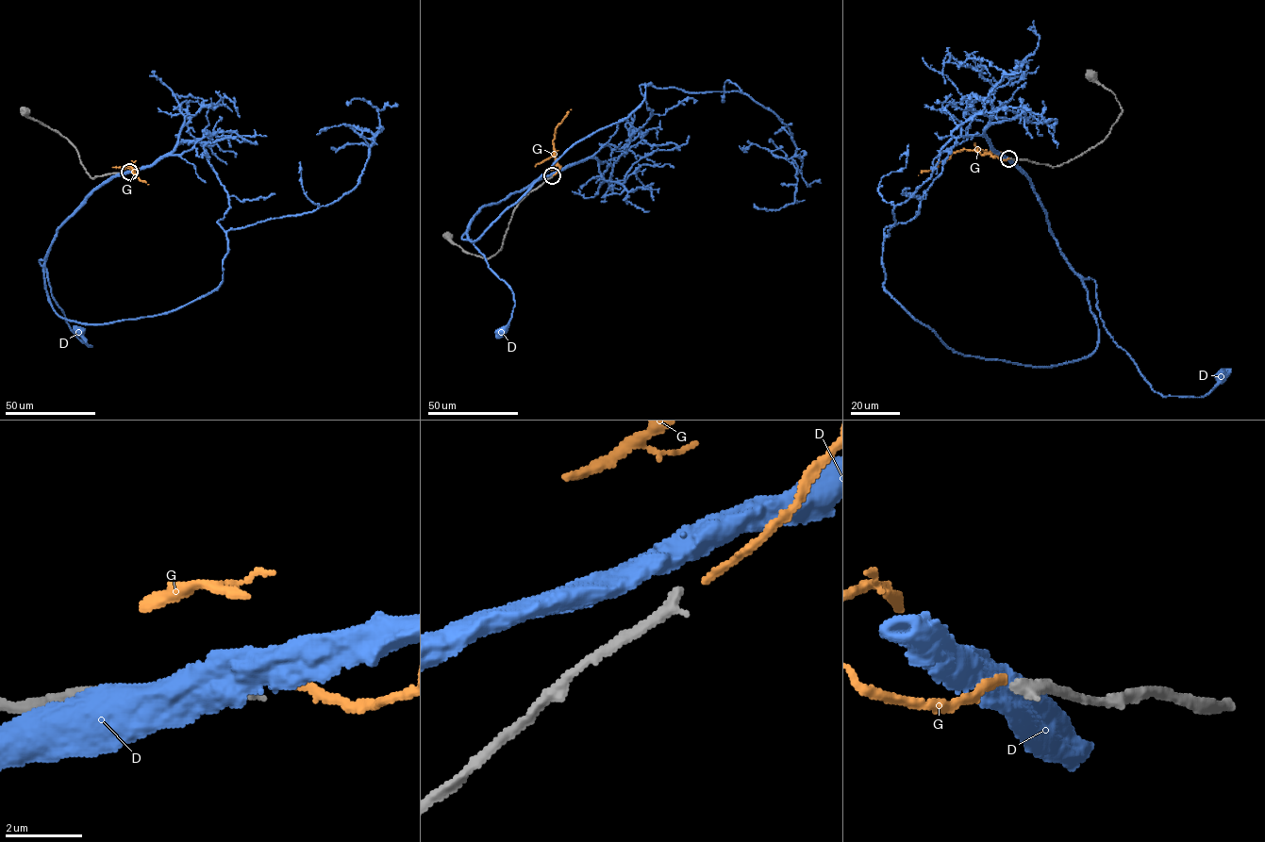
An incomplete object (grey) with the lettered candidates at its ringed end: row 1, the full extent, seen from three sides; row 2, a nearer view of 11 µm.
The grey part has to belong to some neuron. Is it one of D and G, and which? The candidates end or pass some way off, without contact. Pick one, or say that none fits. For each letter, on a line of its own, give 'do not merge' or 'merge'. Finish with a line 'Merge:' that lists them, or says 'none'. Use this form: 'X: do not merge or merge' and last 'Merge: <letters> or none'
D: do not merge
G: do not merge
Merge: none

